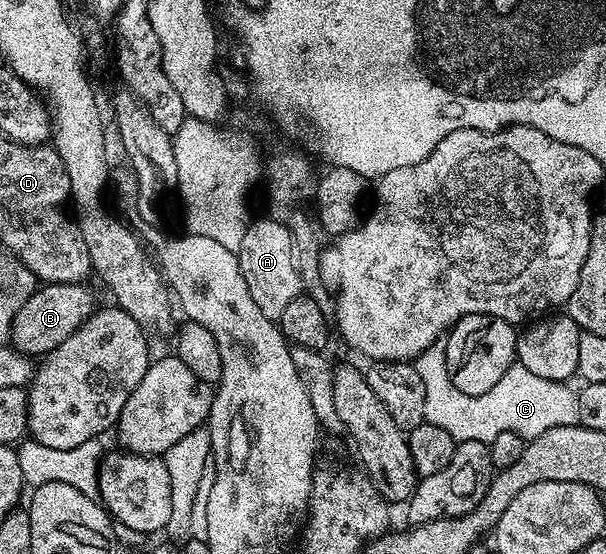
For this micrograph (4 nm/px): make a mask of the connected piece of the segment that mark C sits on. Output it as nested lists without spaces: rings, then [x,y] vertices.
[[[441,341],[433,342],[416,359],[416,365],[420,380],[424,380],[426,421],[436,424],[436,428],[444,428],[444,432],[448,432],[455,443],[476,440],[489,444],[500,432],[516,432],[529,440],[540,436],[540,432],[548,432],[548,428],[579,425],[578,390],[566,382],[544,380],[544,376],[536,376],[523,366],[510,366],[488,392],[480,396],[468,396],[450,382]]]

